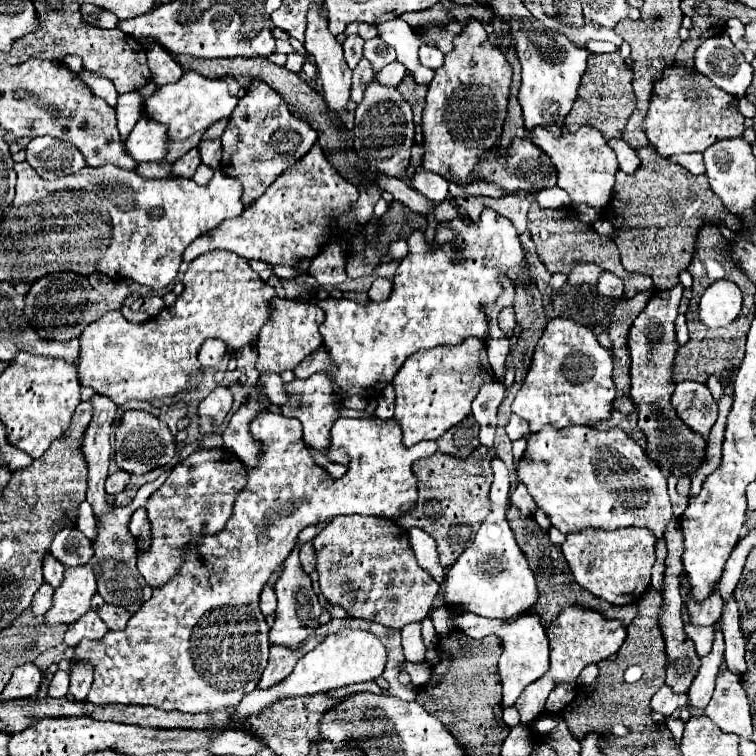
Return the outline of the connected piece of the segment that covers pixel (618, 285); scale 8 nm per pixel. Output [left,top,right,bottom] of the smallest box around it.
[595,272,623,300]

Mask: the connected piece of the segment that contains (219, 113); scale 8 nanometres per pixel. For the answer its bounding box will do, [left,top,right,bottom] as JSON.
[143,72,237,140]

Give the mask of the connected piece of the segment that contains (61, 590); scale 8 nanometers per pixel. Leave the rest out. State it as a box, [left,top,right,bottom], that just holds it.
[45,564,97,626]

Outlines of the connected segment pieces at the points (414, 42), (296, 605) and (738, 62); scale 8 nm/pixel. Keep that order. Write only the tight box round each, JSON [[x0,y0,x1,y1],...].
[[377,18,435,84],[269,534,321,648],[695,34,753,98]]

